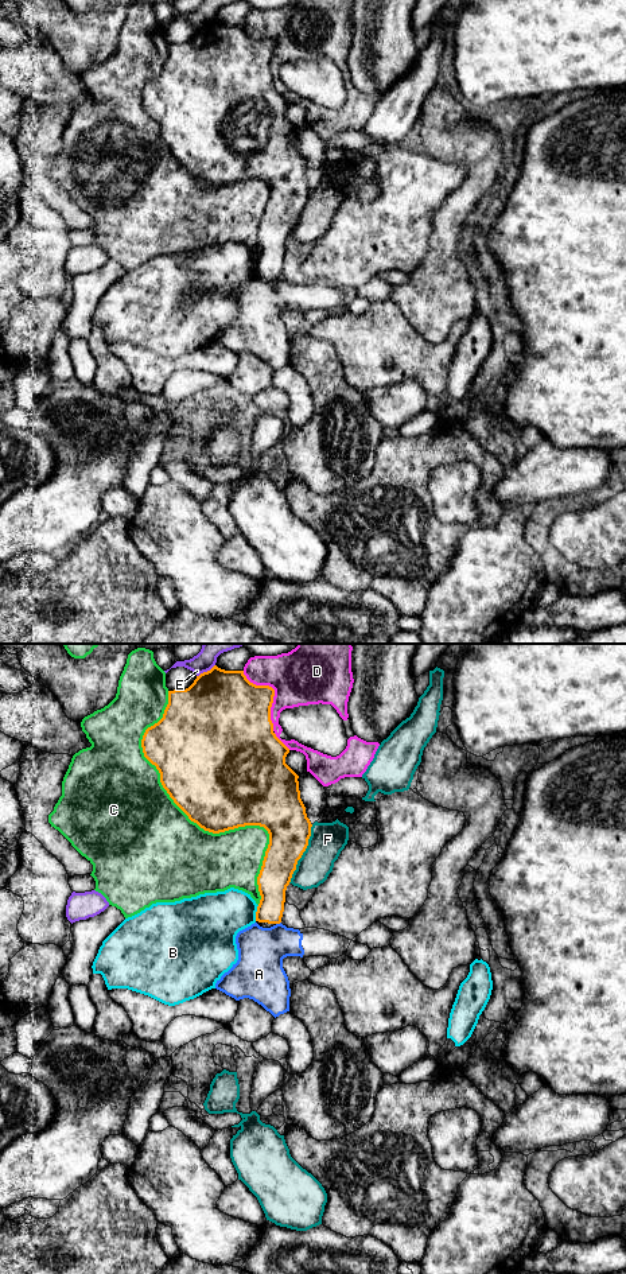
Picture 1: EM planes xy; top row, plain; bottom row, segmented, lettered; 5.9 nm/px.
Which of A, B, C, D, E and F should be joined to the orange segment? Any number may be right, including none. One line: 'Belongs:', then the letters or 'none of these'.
Belongs: none of these

